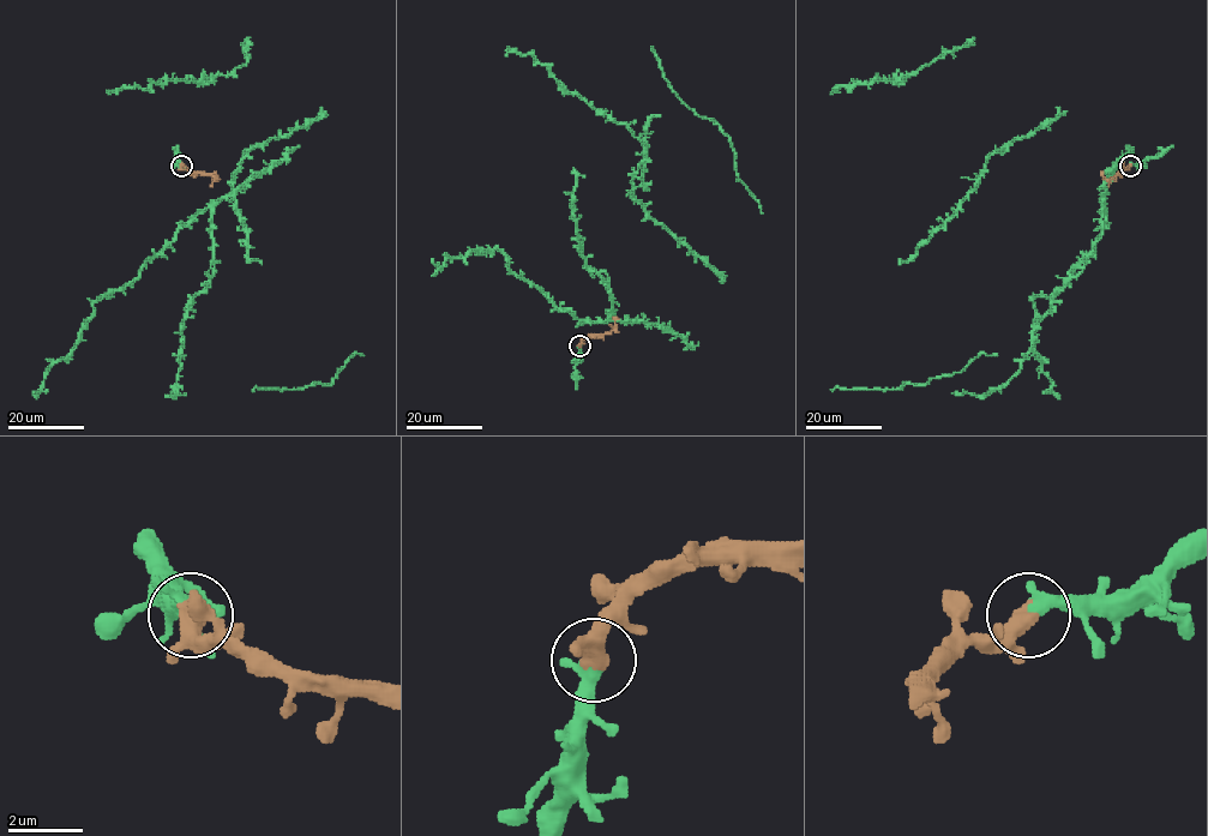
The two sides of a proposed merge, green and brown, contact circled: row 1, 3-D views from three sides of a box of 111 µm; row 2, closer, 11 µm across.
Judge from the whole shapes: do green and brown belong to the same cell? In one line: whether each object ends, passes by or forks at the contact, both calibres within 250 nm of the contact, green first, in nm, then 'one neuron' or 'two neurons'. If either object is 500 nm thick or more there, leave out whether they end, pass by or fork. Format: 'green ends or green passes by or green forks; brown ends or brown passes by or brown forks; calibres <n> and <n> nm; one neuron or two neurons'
green ends; brown passes by; calibres 380 and 360 nm; one neuron

